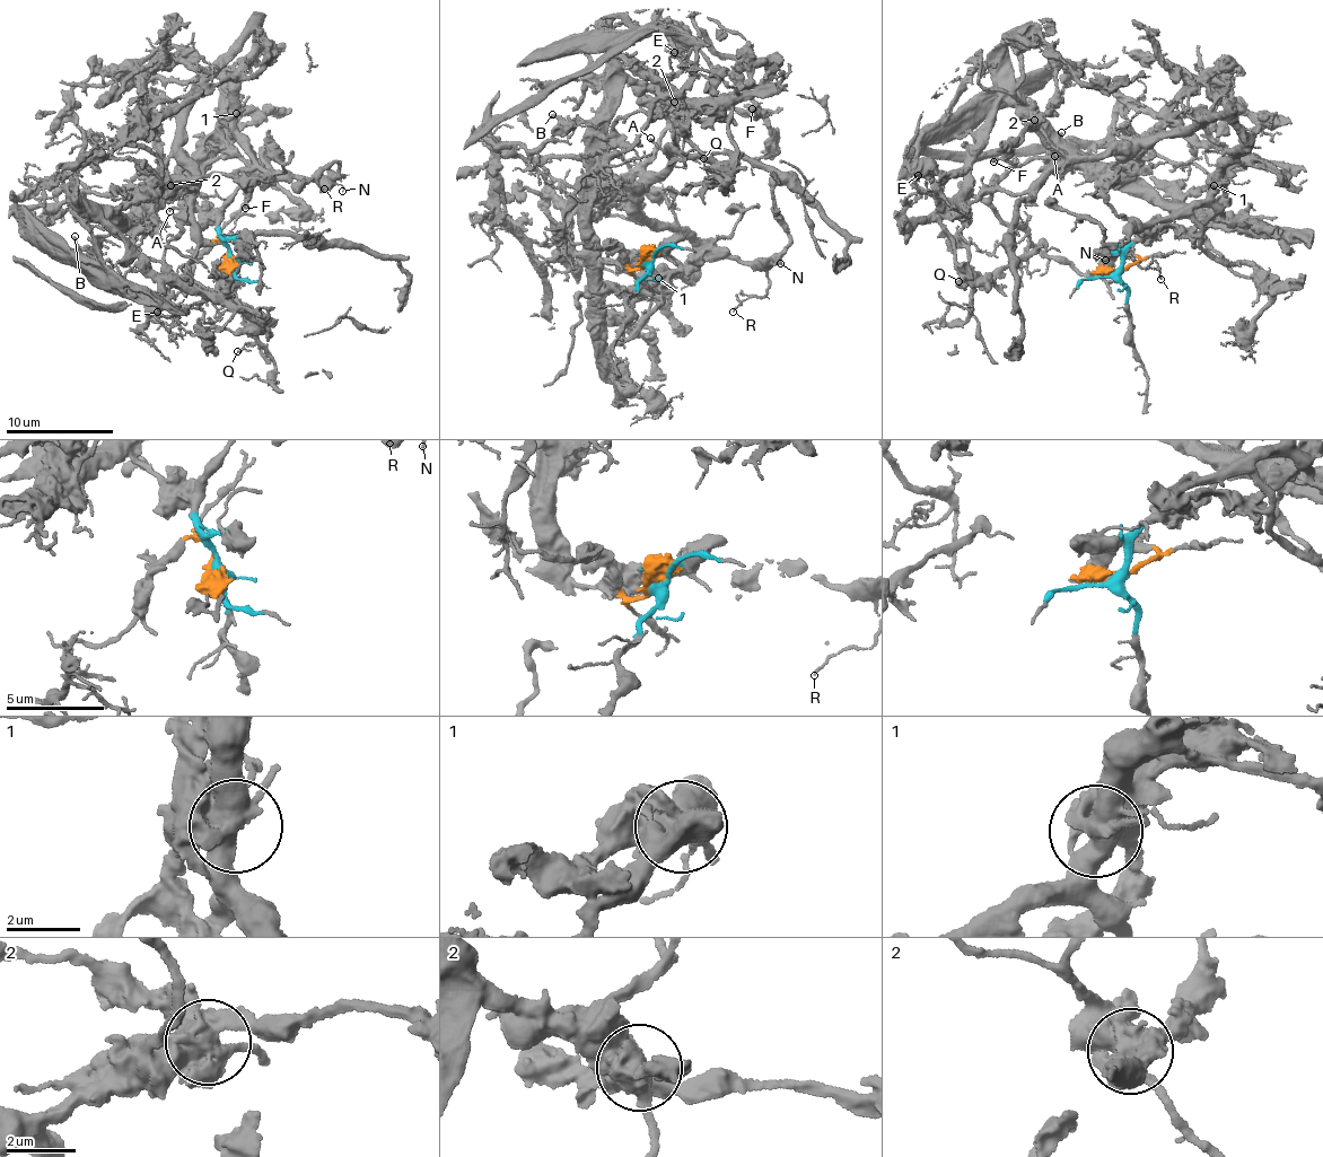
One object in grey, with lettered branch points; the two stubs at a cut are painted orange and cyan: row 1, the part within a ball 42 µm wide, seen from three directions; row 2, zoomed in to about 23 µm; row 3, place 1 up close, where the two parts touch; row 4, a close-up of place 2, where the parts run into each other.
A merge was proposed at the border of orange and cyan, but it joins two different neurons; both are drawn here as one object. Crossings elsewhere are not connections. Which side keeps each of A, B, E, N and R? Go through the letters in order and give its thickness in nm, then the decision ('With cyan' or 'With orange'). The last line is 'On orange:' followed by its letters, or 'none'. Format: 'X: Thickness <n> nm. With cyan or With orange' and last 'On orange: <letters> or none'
A: Thickness 160 nm. With cyan
B: Thickness 160 nm. With orange
E: Thickness 110 nm. With orange
N: Thickness 80 nm. With cyan
R: Thickness 110 nm. With cyan
On orange: B, E

